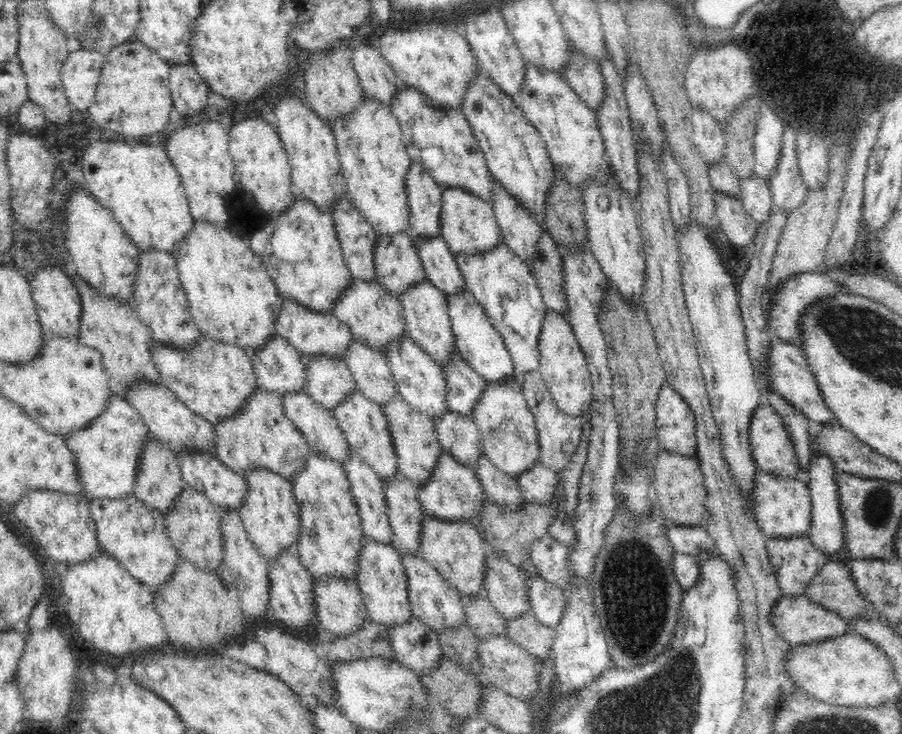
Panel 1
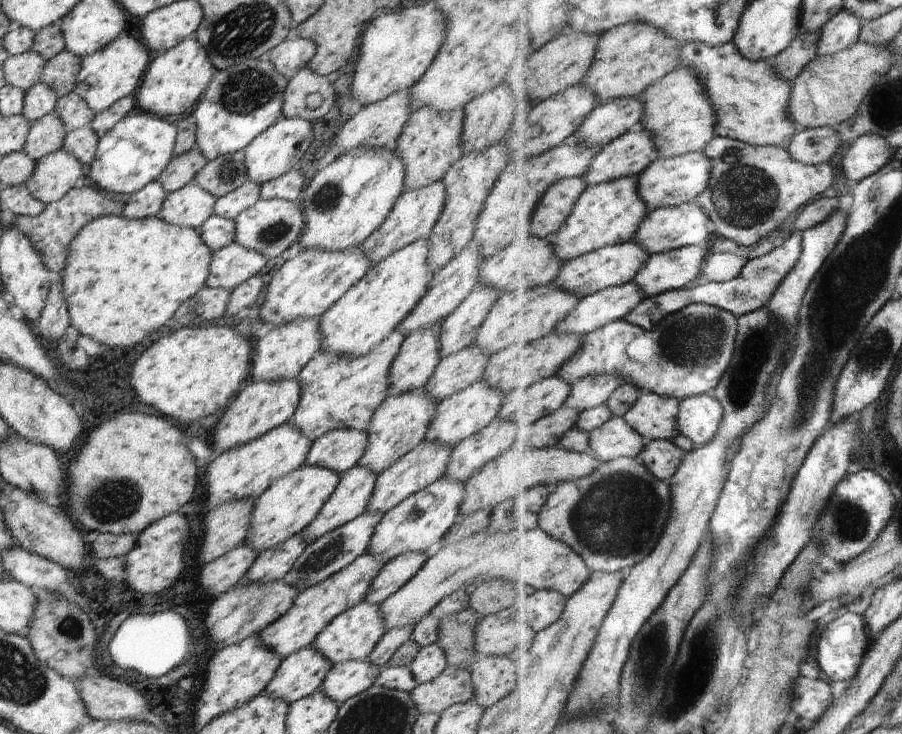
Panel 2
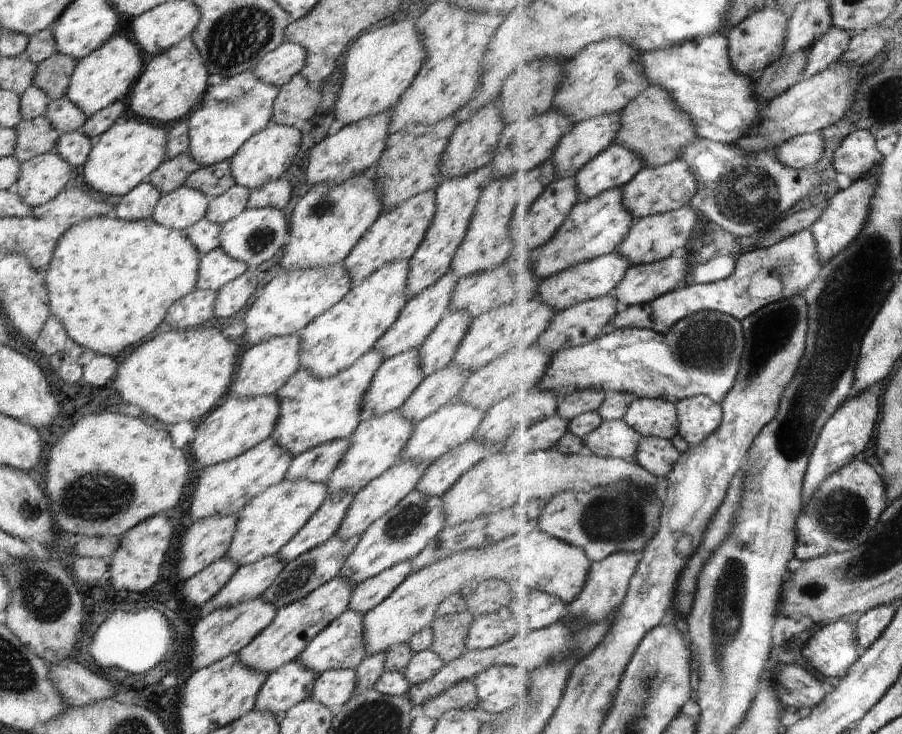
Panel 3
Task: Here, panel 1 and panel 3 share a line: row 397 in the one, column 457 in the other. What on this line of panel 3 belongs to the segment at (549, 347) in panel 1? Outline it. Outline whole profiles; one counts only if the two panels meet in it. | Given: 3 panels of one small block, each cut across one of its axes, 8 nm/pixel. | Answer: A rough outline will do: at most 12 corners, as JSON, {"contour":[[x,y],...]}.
{"contour":[[539,528],[410,573],[363,614],[366,657],[485,580],[570,605],[593,563]]}

